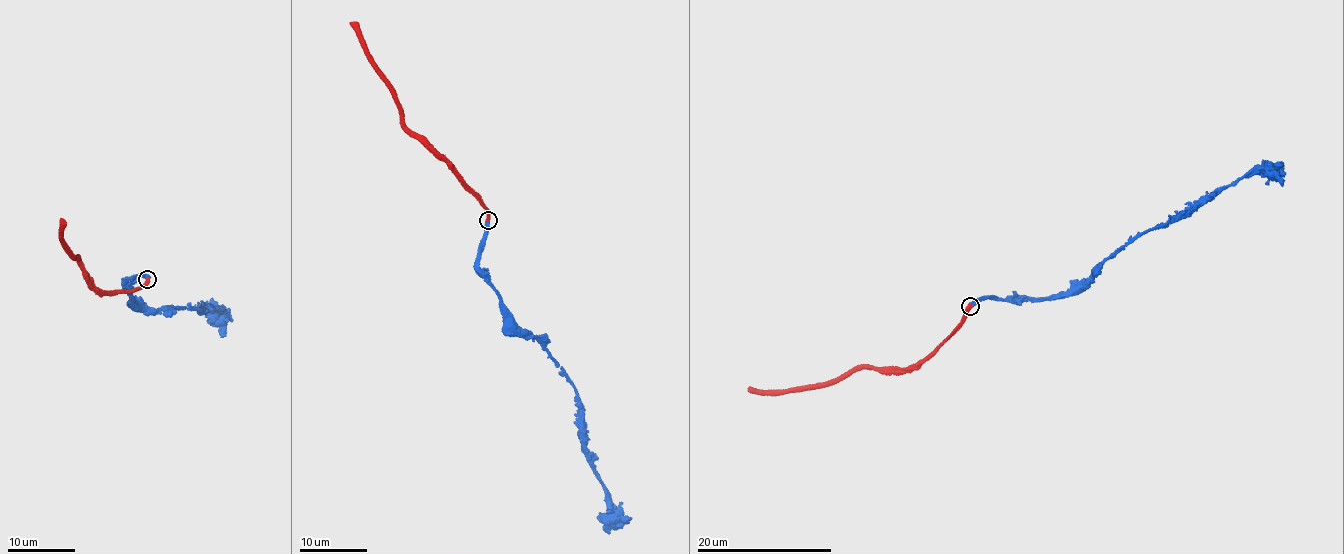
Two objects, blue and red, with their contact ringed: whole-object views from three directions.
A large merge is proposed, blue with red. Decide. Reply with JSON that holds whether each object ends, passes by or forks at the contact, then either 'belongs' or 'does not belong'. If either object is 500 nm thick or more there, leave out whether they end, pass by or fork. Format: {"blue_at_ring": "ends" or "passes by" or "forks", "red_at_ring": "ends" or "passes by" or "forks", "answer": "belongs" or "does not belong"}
{"blue_at_ring": "ends", "red_at_ring": "ends", "answer": "belongs"}

